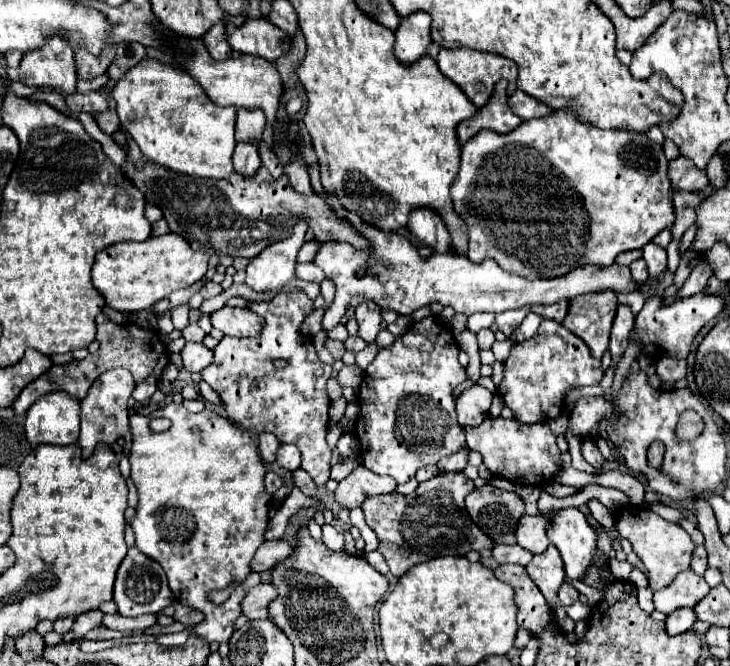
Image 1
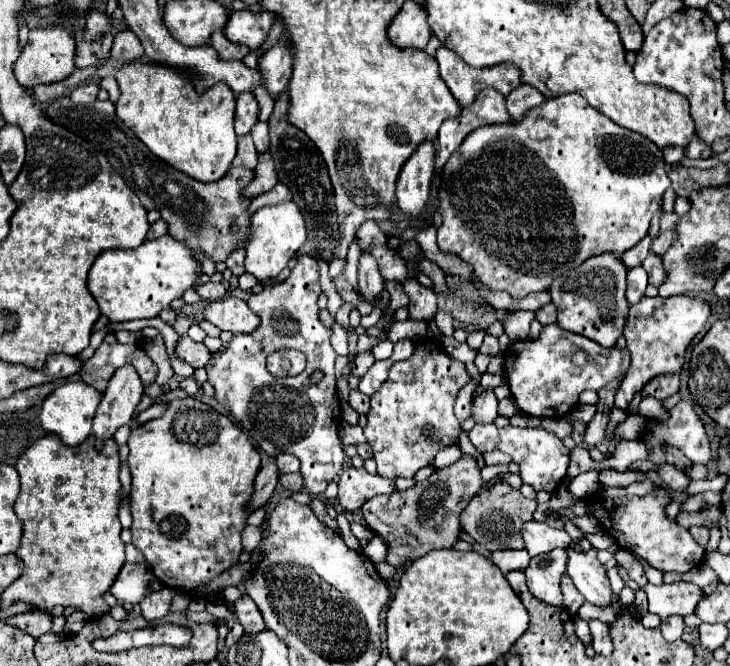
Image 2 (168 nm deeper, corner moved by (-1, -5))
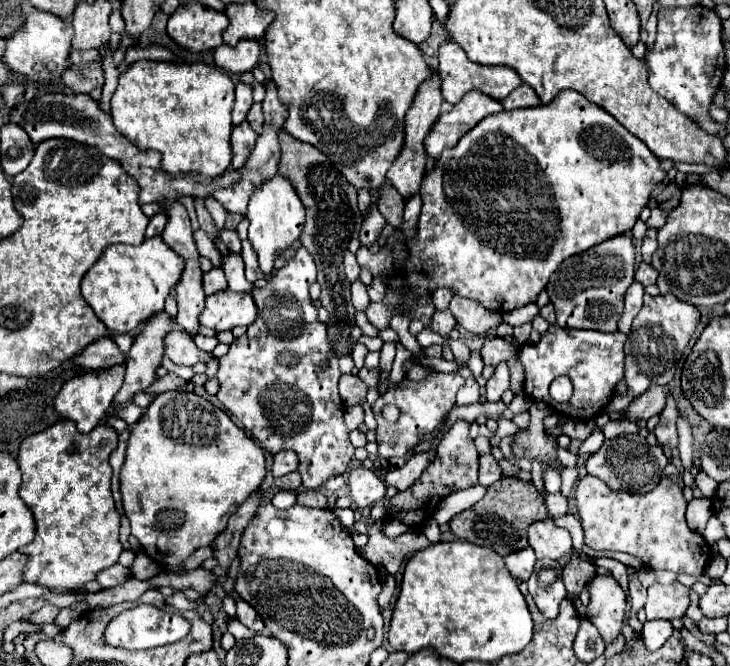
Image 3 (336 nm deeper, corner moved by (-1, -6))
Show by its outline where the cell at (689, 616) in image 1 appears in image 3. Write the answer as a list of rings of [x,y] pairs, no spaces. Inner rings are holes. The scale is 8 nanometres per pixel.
[[[669,620],[645,622],[641,634],[643,634],[643,638],[645,638],[647,650],[659,650],[659,648],[665,644],[665,640],[673,634],[673,624],[671,624]]]

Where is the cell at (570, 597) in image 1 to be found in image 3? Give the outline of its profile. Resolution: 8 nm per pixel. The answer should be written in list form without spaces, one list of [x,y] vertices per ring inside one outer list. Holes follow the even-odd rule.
[[[573,554],[569,564],[563,568],[563,582],[567,586],[567,594],[571,600],[575,600],[581,594],[581,590],[585,588],[587,580],[593,574],[595,574],[595,566],[581,560],[577,554]]]

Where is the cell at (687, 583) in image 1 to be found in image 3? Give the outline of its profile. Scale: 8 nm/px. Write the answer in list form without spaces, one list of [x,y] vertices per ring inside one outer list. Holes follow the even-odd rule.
[[[655,582],[647,588],[647,592],[649,592],[645,604],[647,620],[681,618],[691,604],[689,588],[683,586],[681,582],[673,582],[673,584]]]

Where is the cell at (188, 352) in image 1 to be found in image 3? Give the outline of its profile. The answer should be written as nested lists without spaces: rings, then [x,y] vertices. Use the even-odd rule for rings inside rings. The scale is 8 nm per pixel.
[[[173,330],[165,336],[165,354],[175,364],[181,364],[181,366],[195,366],[199,362],[209,364],[209,360],[213,358],[211,352],[205,352],[195,346],[191,334],[181,330]]]

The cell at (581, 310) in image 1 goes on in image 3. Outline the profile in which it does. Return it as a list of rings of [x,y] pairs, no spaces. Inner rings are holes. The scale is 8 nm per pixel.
[[[617,236],[603,244],[567,258],[549,278],[547,292],[555,306],[561,328],[583,328],[611,334],[623,314],[623,296],[635,280],[635,248],[631,236]]]

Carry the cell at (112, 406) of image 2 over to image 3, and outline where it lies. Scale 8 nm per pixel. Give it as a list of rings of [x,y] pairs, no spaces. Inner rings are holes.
[[[165,312],[153,316],[145,330],[135,338],[129,358],[127,358],[127,372],[125,382],[111,402],[111,408],[121,408],[133,404],[133,396],[141,390],[147,390],[155,382],[155,370],[161,366],[163,358],[163,336],[171,330],[171,320]]]

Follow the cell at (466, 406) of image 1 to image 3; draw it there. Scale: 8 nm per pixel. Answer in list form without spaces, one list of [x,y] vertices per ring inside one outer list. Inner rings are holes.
[[[499,364],[495,374],[487,380],[487,400],[501,400],[501,394],[509,388],[509,368],[507,364]]]

